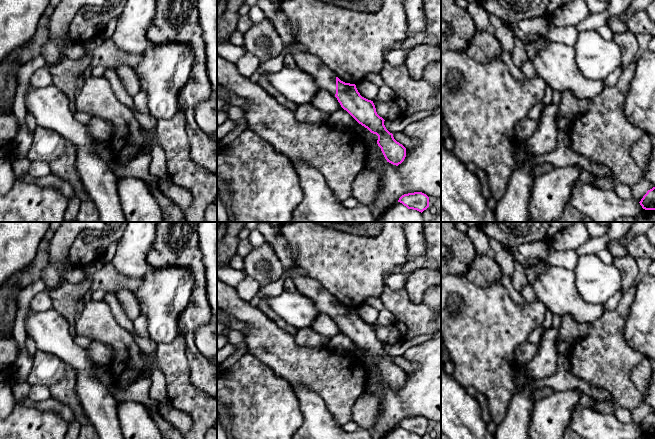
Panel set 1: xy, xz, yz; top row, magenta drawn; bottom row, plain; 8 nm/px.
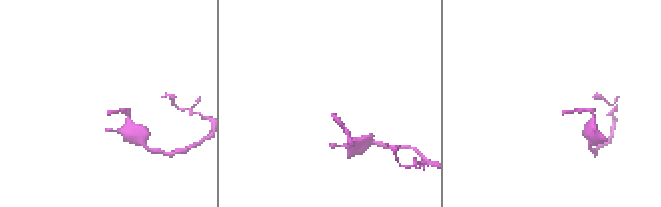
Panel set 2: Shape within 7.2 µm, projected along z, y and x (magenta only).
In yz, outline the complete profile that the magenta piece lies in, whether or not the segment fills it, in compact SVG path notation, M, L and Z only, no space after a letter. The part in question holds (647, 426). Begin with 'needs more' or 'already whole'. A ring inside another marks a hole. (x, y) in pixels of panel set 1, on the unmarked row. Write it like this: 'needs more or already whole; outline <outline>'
already whole; outline M655 411L648 414L639 427L645 434L655 434Z

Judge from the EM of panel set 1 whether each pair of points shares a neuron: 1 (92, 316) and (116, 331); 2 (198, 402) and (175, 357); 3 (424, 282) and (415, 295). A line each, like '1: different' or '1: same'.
1: same
2: same
3: same

